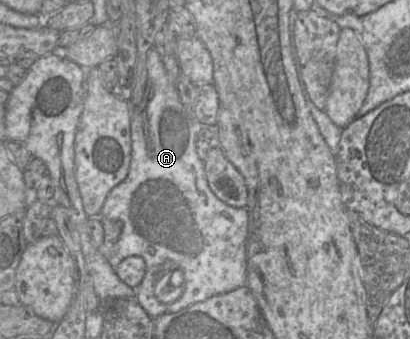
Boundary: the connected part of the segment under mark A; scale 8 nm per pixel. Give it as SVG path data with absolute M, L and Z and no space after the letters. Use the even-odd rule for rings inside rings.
M151 48L147 55L147 83L144 92L143 99L141 103L135 107L131 107L131 122L130 122L130 133L131 133L131 162L130 168L126 178L115 186L107 195L106 200L103 204L101 213L96 216L104 229L104 242L98 248L99 251L108 260L111 267L115 270L118 265L125 258L130 256L141 256L146 264L145 276L140 283L140 285L135 288L135 298L141 307L147 312L147 314L152 318L156 318L163 314L177 313L182 309L185 309L195 303L207 300L210 297L225 294L233 291L234 289L246 284L246 243L248 236L248 225L249 225L249 213L246 208L235 208L231 207L221 200L219 200L210 190L208 182L206 180L206 174L204 171L204 161L202 161L196 152L196 141L197 134L201 129L202 124L200 124L194 117L191 110L187 110L181 103L178 92L176 89L176 84L173 84L166 73L164 65L160 59L158 52ZM121 221L123 223L123 228L121 234L118 237L118 241L113 243L113 222ZM166 262L171 262L178 269L181 270L183 274L183 289L181 291L180 282L175 279L172 287L162 286L162 282L158 282L159 276L164 269L163 265Z

